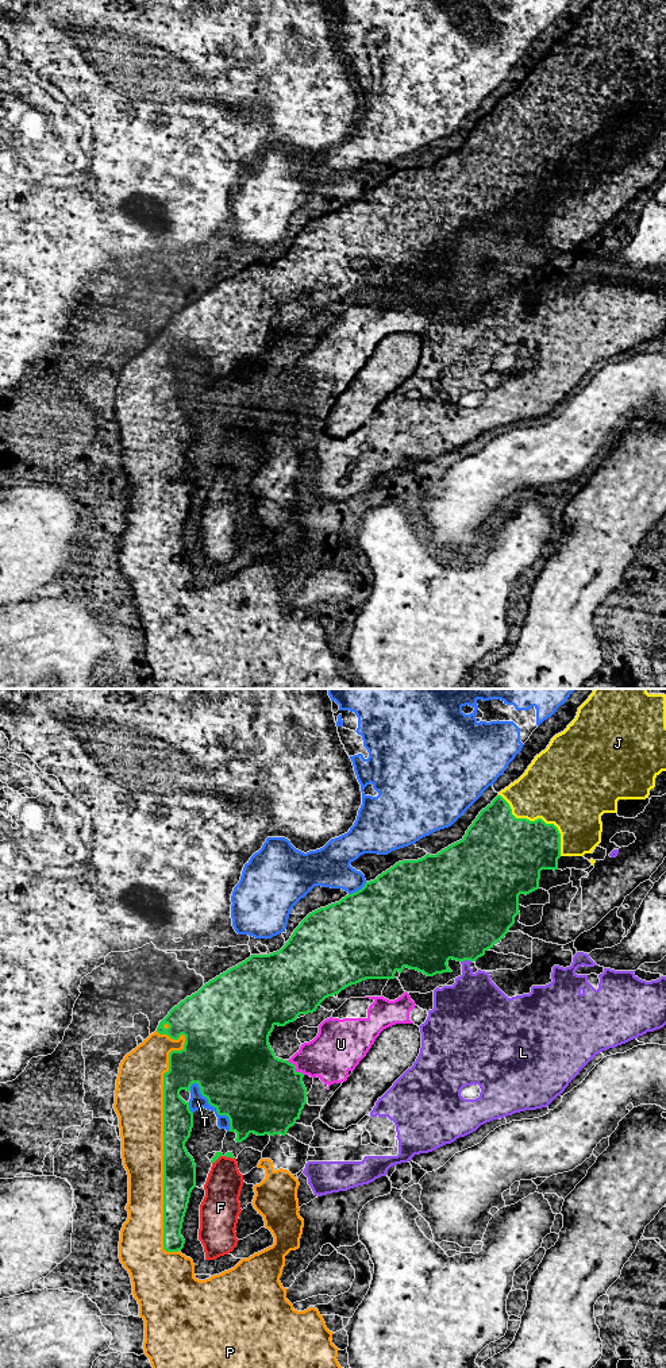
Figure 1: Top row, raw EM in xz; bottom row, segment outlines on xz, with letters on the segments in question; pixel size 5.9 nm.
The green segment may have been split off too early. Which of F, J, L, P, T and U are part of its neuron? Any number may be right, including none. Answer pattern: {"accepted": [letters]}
{"accepted": ["J", "P"]}

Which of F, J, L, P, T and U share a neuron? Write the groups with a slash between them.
F L U / J P / T

